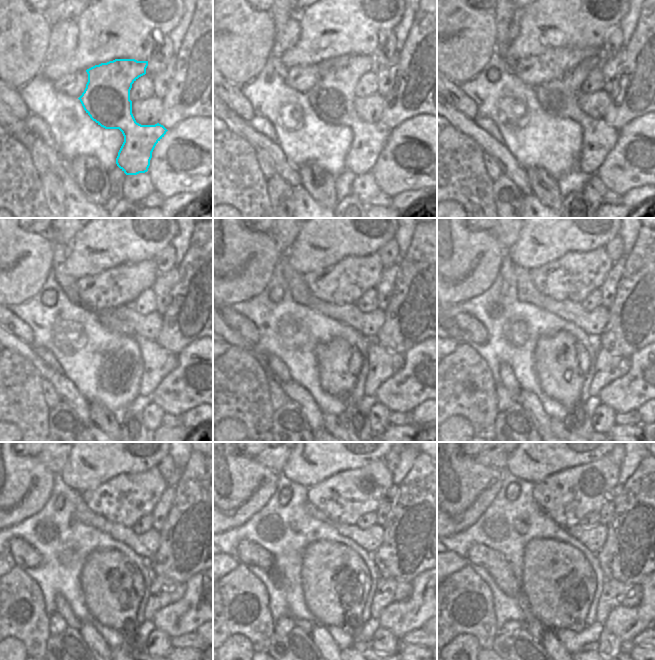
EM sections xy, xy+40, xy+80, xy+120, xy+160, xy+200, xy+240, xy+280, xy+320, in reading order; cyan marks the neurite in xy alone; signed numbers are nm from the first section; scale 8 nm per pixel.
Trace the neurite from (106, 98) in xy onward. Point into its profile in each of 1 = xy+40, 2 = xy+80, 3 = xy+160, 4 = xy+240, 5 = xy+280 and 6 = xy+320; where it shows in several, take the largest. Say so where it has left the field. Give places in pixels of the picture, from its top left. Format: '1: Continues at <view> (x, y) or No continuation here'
1: Continues at xy+40 (332, 98)
2: Continues at xy+80 (559, 97)
3: Continues at xy+160 (382, 364)
4: Continues at xy+240 (163, 591)
5: Continues at xy+280 (388, 591)
6: Continues at xy+320 (615, 593).

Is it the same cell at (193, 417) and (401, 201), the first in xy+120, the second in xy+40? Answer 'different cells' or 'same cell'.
same cell

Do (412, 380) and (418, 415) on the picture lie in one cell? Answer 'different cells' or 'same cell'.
different cells

